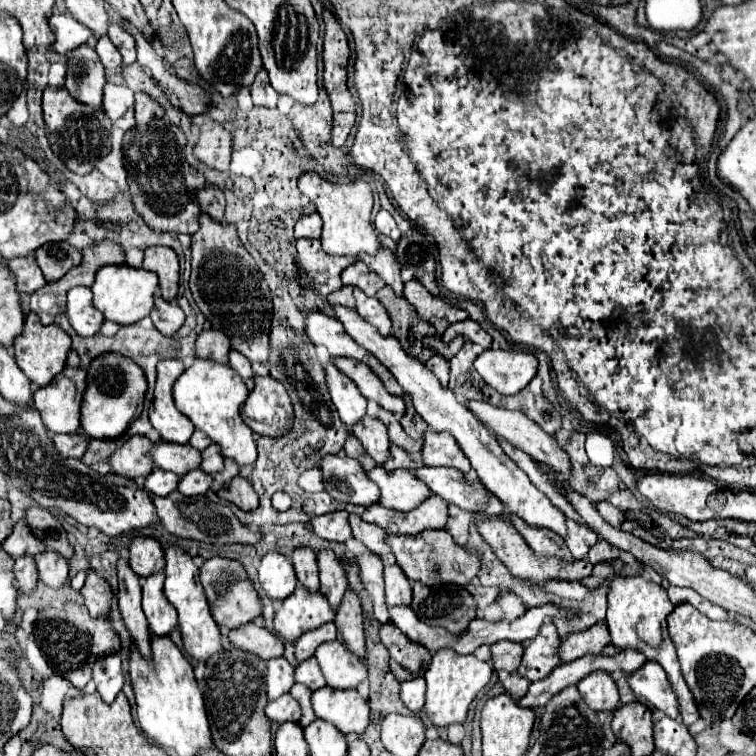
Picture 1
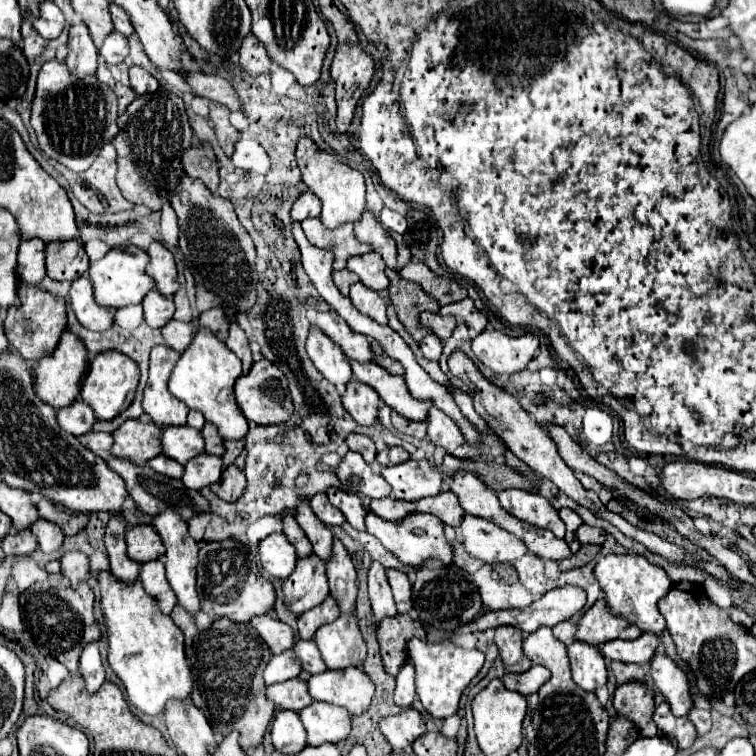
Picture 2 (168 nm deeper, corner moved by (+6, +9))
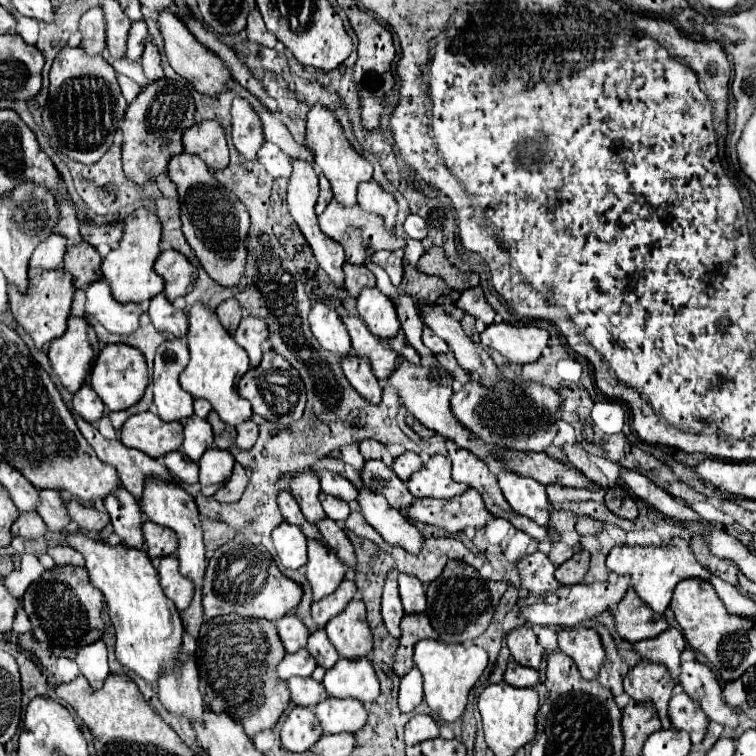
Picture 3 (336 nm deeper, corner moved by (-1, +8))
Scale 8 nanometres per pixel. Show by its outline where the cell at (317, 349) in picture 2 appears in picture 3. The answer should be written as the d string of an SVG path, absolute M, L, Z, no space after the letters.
M321 301L315 303L309 313L309 323L315 339L323 345L323 349L335 353L339 359L353 353L349 333L343 327L339 315L331 307L327 307Z

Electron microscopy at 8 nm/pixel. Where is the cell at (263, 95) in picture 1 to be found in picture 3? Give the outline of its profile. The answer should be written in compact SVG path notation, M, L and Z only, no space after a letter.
M253 9L253 11L249 13L245 33L247 33L247 39L249 39L251 43L263 45L263 47L273 47L273 45L277 45L277 39L267 31L267 27L265 27L265 23L263 23L263 19L261 19L259 9Z

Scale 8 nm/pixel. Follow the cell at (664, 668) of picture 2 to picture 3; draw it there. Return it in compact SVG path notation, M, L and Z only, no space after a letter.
M685 661L681 663L679 673L679 685L681 689L701 705L703 713L721 725L729 725L735 729L737 725L737 713L727 707L727 703L721 697L721 687L713 675L713 671L699 663L699 661Z

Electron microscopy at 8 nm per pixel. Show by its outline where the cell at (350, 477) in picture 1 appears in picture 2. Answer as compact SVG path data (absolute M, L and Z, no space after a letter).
M348 452L342 464L336 468L336 474L342 482L342 490L366 496L366 498L386 498L390 496L390 484L380 476L374 474L370 464L364 462L362 454Z

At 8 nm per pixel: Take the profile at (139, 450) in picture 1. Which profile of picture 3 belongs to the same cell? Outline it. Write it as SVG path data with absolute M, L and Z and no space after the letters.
M151 411L137 413L125 421L121 429L121 443L157 459L181 447L183 425L179 421L165 423Z

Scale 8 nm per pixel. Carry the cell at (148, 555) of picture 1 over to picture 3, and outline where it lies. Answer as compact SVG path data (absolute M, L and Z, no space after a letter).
M143 523L143 537L145 537L145 547L147 547L147 555L151 559L157 557L167 557L173 555L177 549L177 537L171 529L159 527L157 523Z

